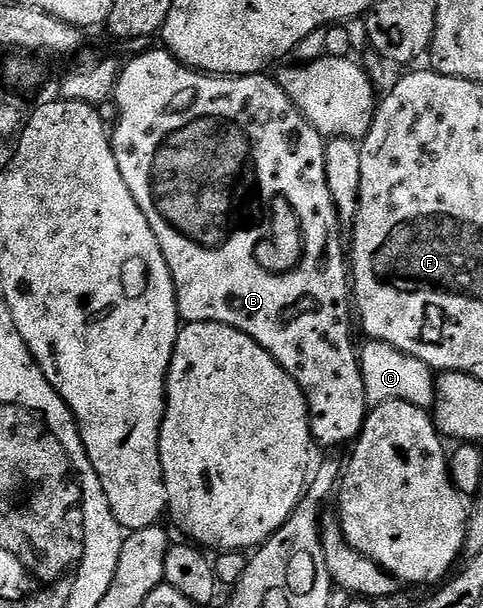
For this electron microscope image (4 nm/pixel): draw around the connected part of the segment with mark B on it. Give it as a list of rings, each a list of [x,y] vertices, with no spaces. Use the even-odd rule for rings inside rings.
[[[164,49],[145,51],[137,55],[126,67],[120,68],[117,86],[113,88],[112,100],[117,103],[118,119],[111,127],[113,152],[119,165],[119,173],[123,173],[123,181],[127,181],[127,189],[131,189],[131,197],[139,209],[143,209],[143,217],[147,217],[147,225],[151,225],[151,233],[155,233],[155,241],[159,241],[159,249],[167,261],[167,269],[173,278],[173,288],[177,294],[177,314],[185,323],[222,323],[228,327],[247,333],[277,364],[299,385],[303,397],[309,406],[309,432],[313,434],[313,443],[321,447],[341,447],[352,444],[361,434],[367,414],[365,402],[365,386],[361,376],[359,351],[353,348],[353,335],[349,332],[349,315],[351,319],[351,271],[347,266],[347,247],[341,244],[343,228],[335,201],[331,201],[331,189],[327,189],[327,165],[325,164],[326,136],[319,134],[309,124],[307,117],[287,97],[276,78],[268,79],[268,74],[259,75],[206,75],[180,63]],[[257,191],[261,194],[262,204],[268,205],[274,199],[286,199],[295,209],[300,224],[303,225],[303,245],[305,253],[301,262],[283,275],[272,275],[259,270],[255,265],[253,250],[258,240],[257,219],[253,214],[257,211]]]

